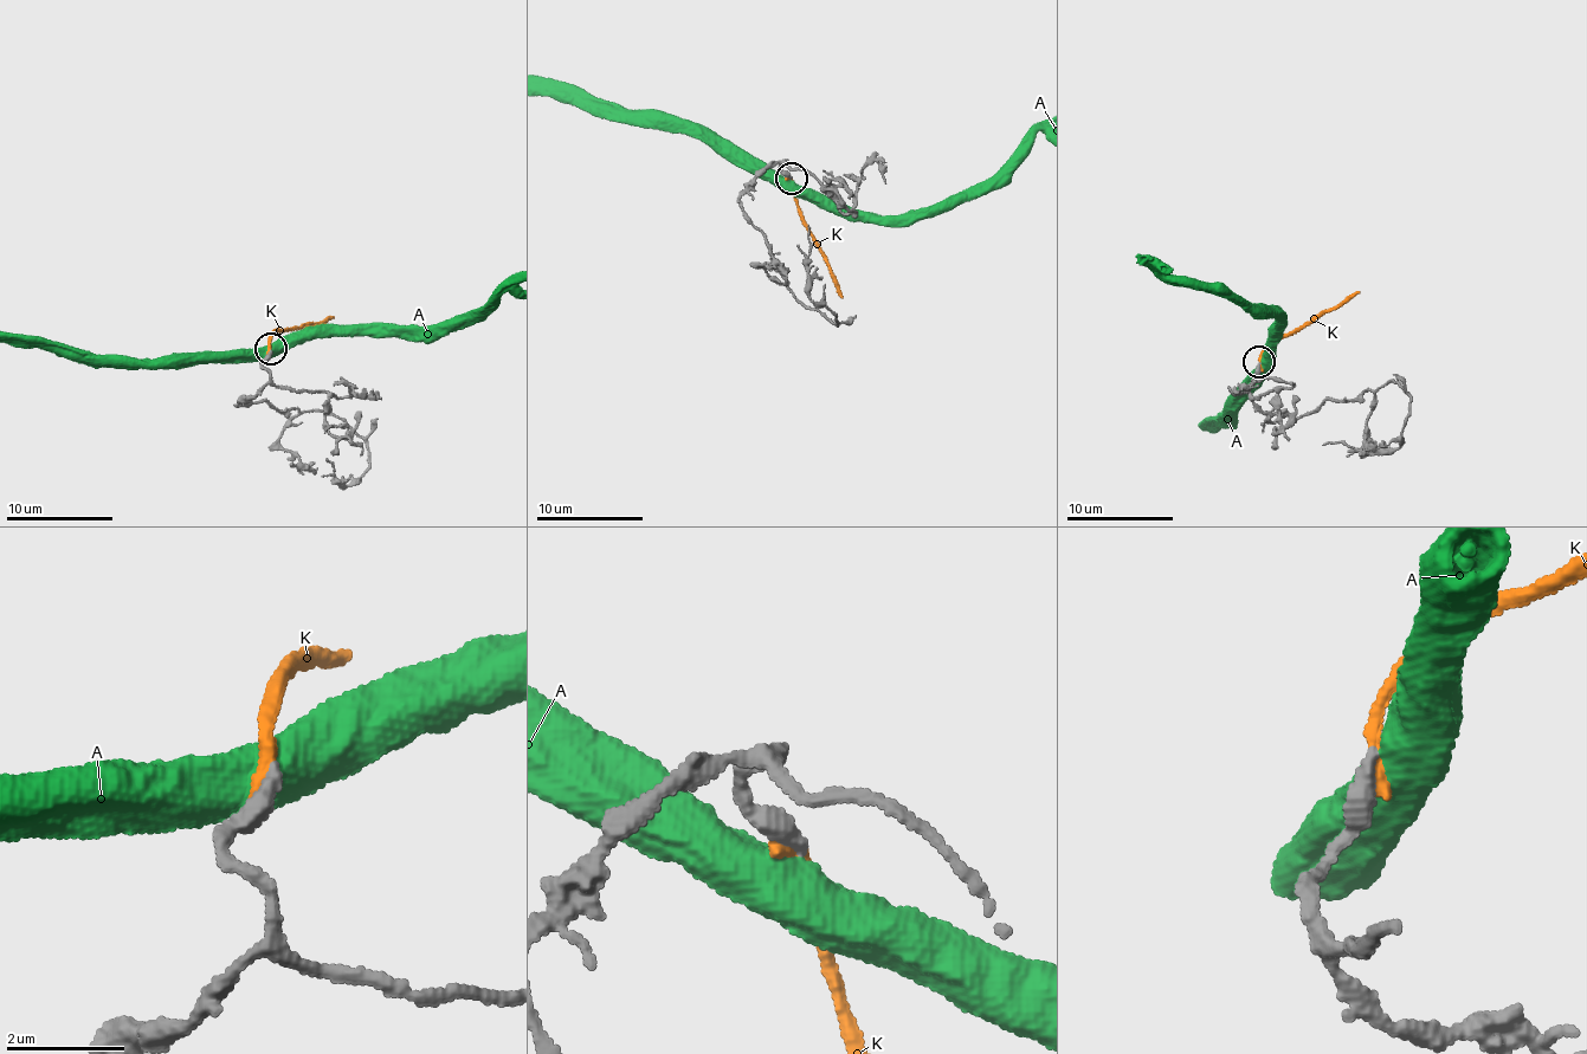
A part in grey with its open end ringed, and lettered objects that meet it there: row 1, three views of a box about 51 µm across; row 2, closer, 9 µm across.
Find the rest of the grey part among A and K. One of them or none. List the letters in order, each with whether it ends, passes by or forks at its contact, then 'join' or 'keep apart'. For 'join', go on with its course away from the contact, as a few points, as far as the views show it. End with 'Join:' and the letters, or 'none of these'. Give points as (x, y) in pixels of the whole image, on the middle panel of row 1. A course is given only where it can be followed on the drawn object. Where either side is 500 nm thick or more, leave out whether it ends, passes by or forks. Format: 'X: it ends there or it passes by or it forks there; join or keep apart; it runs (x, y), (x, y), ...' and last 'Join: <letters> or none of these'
A: keep apart
K: it ends there; keep apart
Join: none of these

